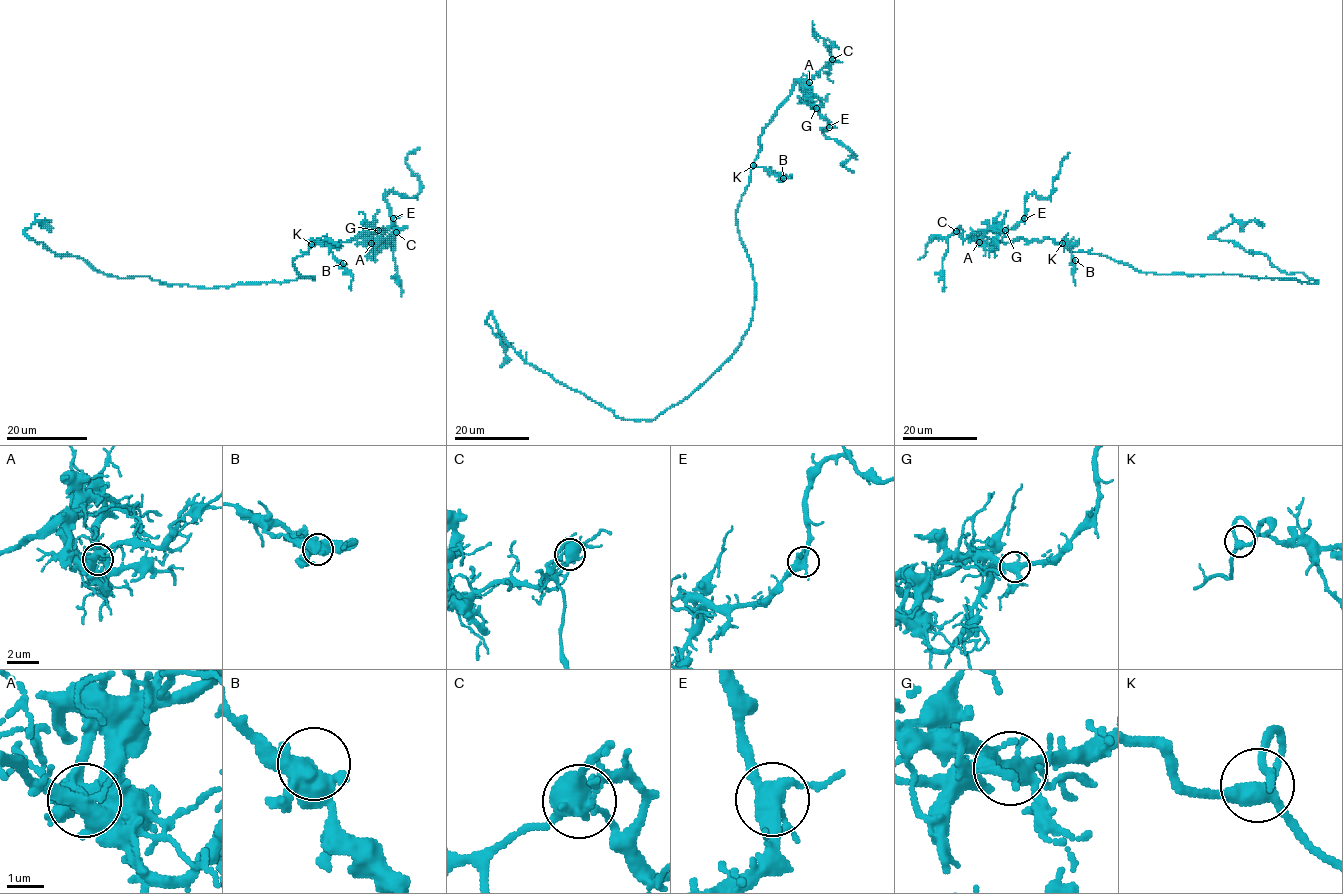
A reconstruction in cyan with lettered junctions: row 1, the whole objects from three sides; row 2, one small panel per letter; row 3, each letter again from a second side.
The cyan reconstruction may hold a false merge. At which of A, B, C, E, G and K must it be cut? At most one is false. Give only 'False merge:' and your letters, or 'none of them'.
False merge: none of them

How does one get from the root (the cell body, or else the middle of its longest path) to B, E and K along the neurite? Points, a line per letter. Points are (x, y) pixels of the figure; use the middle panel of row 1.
B: (754, 304), (756, 283), (751, 260), (737, 229), (737, 207), (752, 167), (765, 167), (783, 178)
E: (754, 304), (753, 267), (737, 229), (736, 212), (758, 155), (762, 130), (797, 80), (829, 127)
K: (754, 304), (753, 267), (736, 220), (737, 207), (753, 165)

